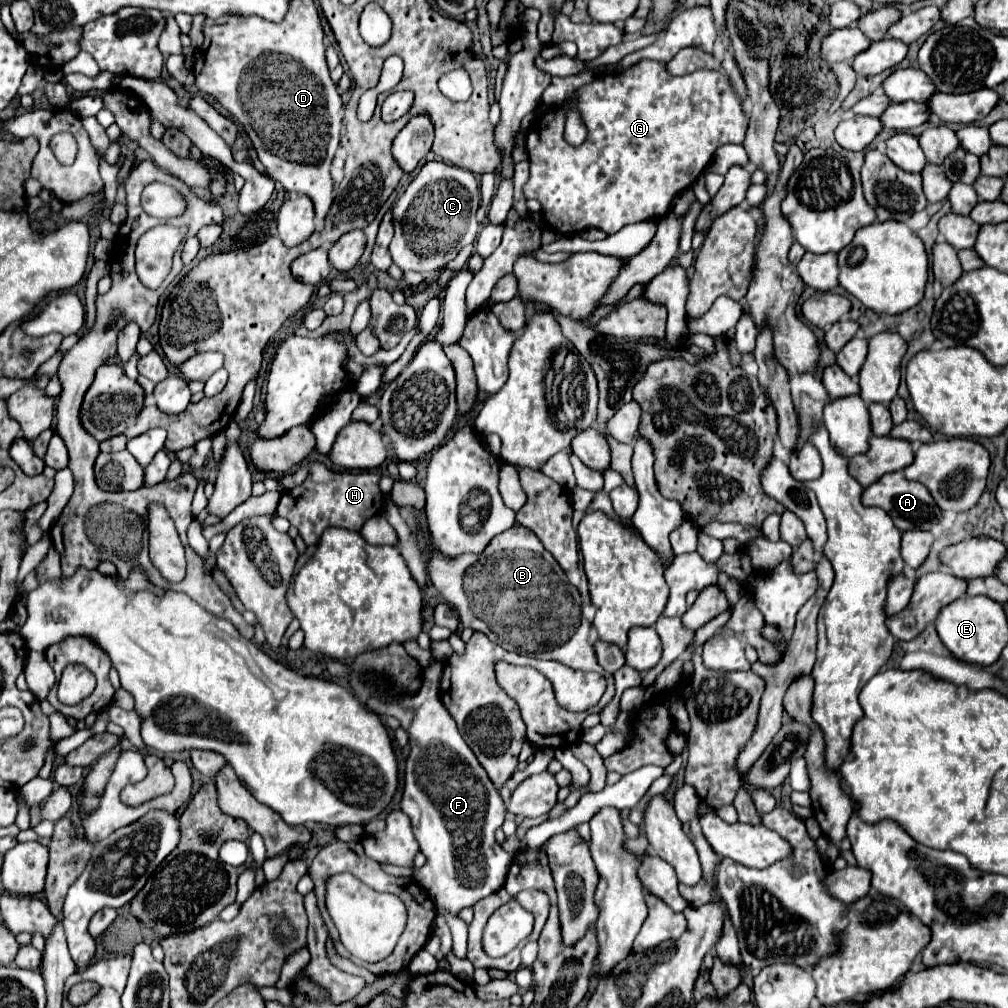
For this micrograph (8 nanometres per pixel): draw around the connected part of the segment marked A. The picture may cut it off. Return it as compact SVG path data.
M903 472L885 474L879 482L871 484L869 488L865 488L861 500L863 500L865 506L879 506L879 508L883 508L893 518L895 526L901 532L907 532L907 530L931 530L931 526L935 522L939 522L939 518L943 514L937 508L935 500L931 500L931 494L927 492L927 488L923 484L919 484L919 482L905 480Z

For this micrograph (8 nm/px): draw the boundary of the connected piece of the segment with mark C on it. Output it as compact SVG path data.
M441 160L425 162L421 172L411 180L391 210L395 236L389 250L393 262L401 270L415 270L425 274L445 268L463 246L475 242L479 232L475 212L479 202L481 190L473 172L445 164Z

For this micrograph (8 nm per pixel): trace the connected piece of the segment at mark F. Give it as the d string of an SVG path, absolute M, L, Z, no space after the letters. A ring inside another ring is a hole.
M423 680L415 696L389 700L387 696L373 696L367 706L381 718L399 718L409 732L411 754L407 758L401 810L411 818L413 834L427 858L425 866L415 868L411 878L435 900L437 908L457 916L463 908L475 906L475 902L505 884L513 856L495 842L495 830L501 828L507 814L501 794L461 738L455 720L441 702L439 690L431 682Z

